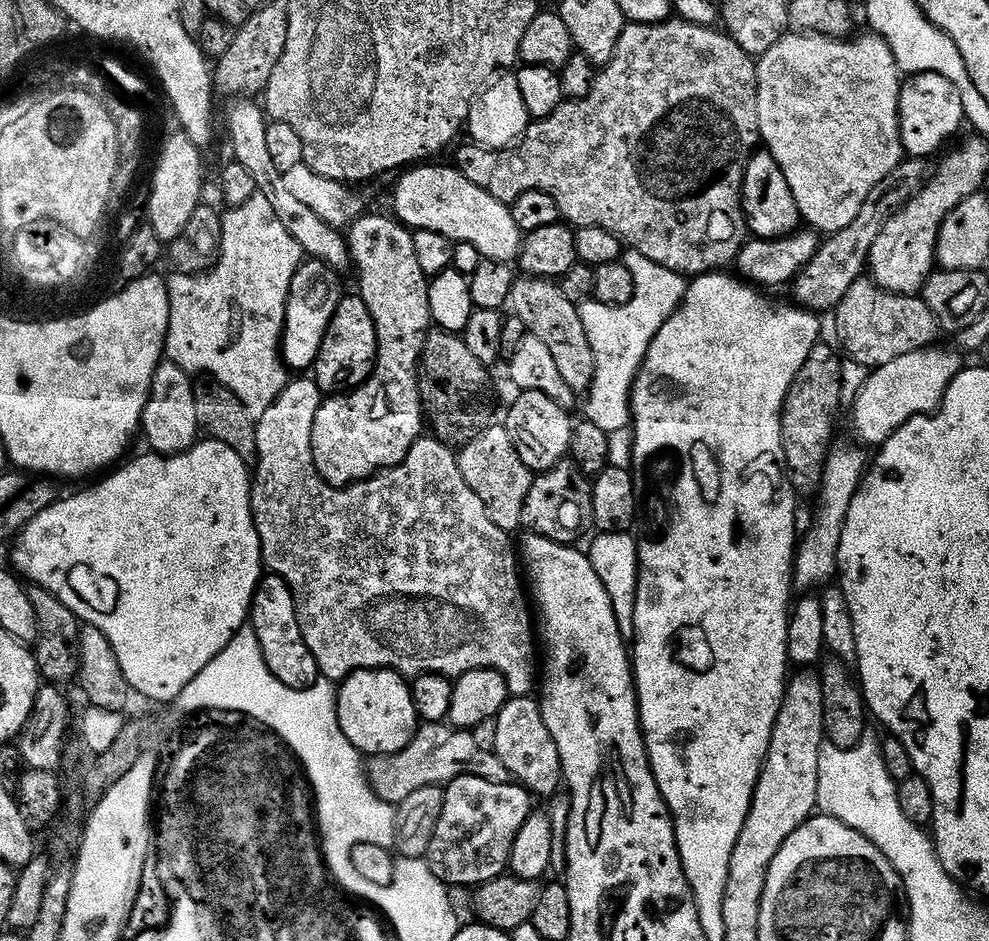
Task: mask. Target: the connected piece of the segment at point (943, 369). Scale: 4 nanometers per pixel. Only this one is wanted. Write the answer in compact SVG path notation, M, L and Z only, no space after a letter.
M938 344L914 349L896 356L890 362L873 367L853 400L851 423L897 423L919 414L935 411L946 386L964 366L963 355L955 348L940 348Z

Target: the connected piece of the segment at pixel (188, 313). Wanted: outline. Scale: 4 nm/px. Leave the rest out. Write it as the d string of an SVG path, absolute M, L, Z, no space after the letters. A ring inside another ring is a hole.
M260 192L246 198L242 206L228 208L219 217L218 251L212 266L196 275L176 272L167 277L168 332L164 336L167 359L180 368L184 364L204 364L204 374L227 386L249 412L263 412L290 379L281 357L281 332L288 287L303 258L302 248L278 222L273 207Z

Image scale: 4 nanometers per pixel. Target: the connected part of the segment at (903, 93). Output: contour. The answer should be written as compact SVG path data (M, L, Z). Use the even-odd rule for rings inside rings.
M913 72L901 83L898 114L900 141L905 153L912 158L928 158L931 152L939 153L959 130L960 124L965 123L962 98L954 82L950 82L950 78L942 78L942 74L937 72Z

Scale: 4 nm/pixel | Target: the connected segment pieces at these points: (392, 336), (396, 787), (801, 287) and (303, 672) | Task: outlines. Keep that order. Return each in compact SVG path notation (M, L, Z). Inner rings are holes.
M369 211L357 216L346 228L346 239L351 263L356 272L358 295L366 302L370 318L374 318L376 331L376 365L366 381L365 390L353 390L347 394L328 394L314 410L314 422L310 426L310 454L318 474L333 488L353 484L355 480L365 480L384 468L400 464L417 438L422 434L420 416L422 401L419 390L418 361L424 349L424 339L430 331L432 319L427 302L429 277L418 266L414 250L414 236L400 220L391 215L379 216Z
M447 722L421 723L402 750L367 757L368 784L379 800L385 800L387 804L395 806L422 786L443 786L455 776L478 776L507 783L511 776L506 766L502 765L491 747L484 746L484 749L480 749L479 742L472 735L471 731L461 730Z
M893 174L882 178L870 194L866 194L866 202L854 214L851 222L846 222L842 230L829 232L817 243L816 253L802 266L802 270L791 281L791 299L799 307L808 309L817 314L831 313L842 300L842 296L849 290L850 284L862 276L868 263L870 246L874 246L874 238L882 230L882 226L901 208L906 199L904 184L899 180L899 175Z
M265 571L256 584L250 609L250 627L257 636L266 666L278 682L287 688L309 688L316 683L320 676L316 659L302 638L290 586L277 572Z

